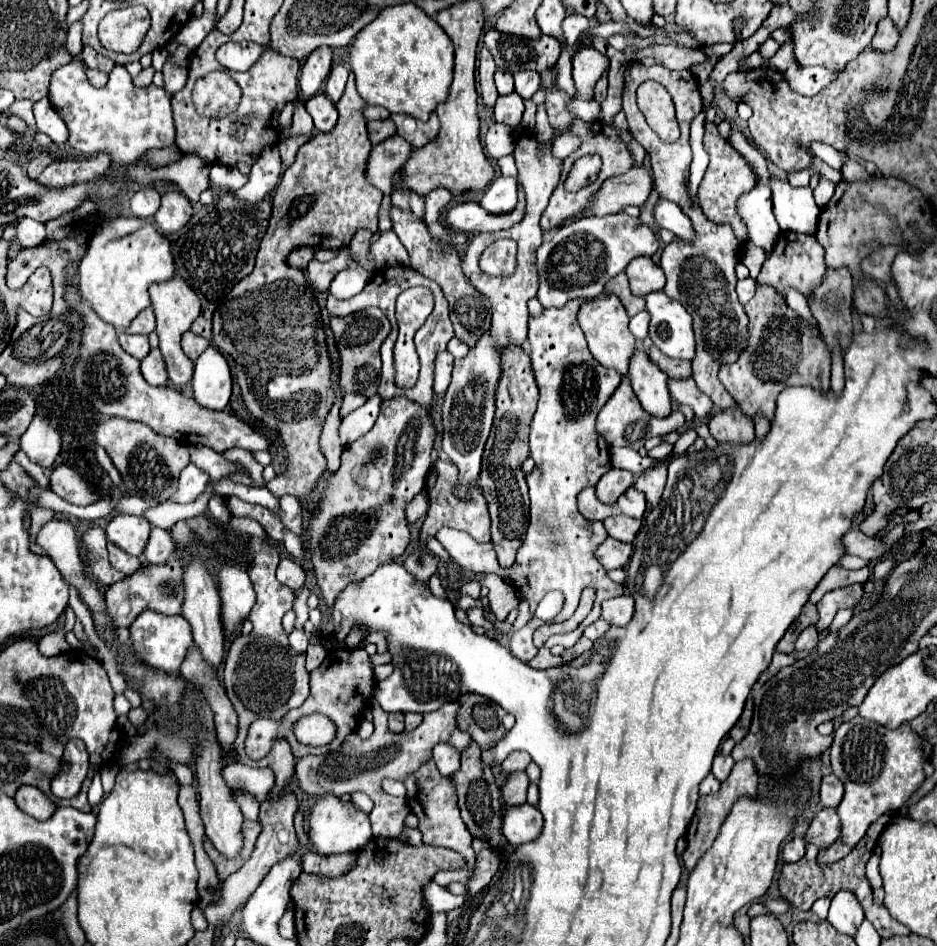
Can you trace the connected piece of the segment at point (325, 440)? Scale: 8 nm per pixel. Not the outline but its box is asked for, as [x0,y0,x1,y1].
[321,398,341,472]

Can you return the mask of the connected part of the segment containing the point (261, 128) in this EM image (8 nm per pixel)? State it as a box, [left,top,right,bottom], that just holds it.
[171,28,299,166]

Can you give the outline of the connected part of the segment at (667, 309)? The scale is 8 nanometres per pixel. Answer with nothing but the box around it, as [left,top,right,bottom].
[645,290,695,360]

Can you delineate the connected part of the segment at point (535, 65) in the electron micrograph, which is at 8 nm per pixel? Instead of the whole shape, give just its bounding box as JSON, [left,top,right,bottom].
[483,28,561,74]

